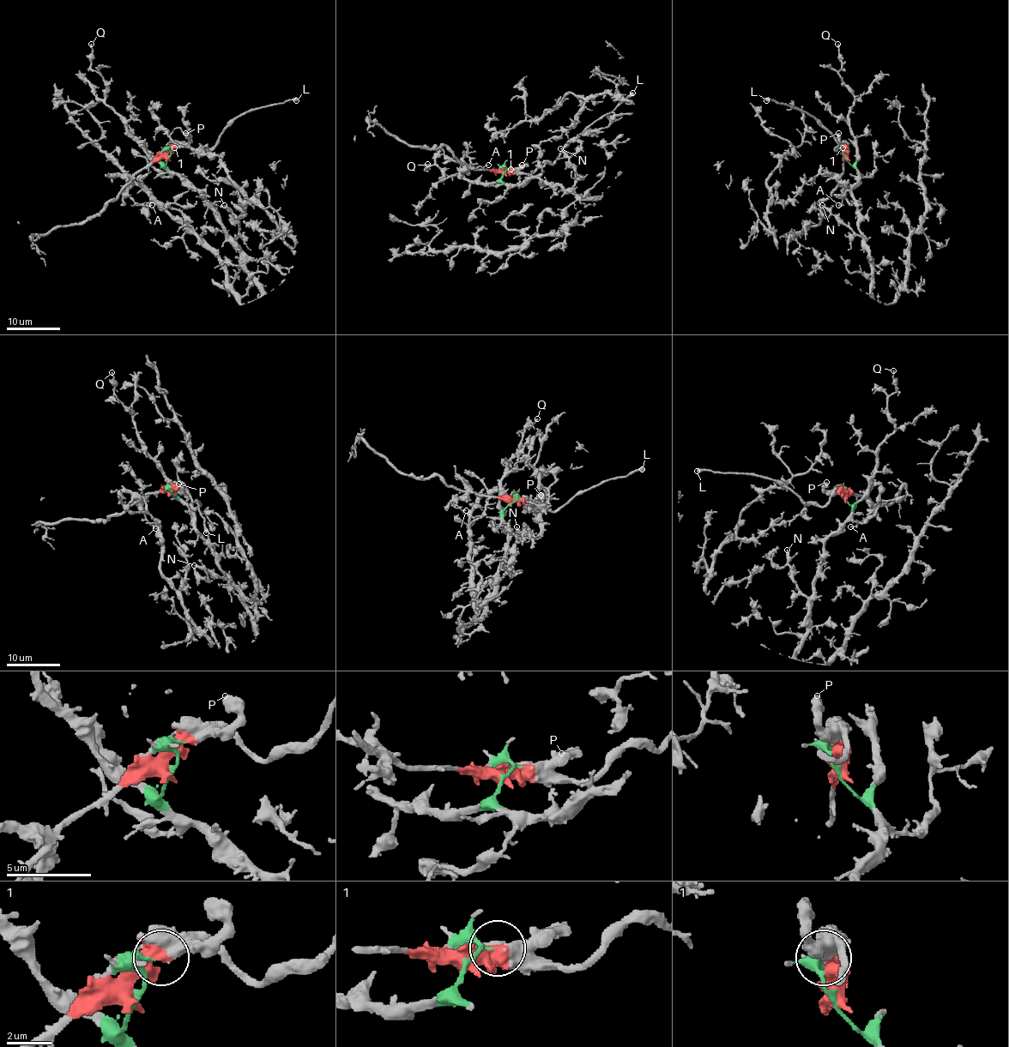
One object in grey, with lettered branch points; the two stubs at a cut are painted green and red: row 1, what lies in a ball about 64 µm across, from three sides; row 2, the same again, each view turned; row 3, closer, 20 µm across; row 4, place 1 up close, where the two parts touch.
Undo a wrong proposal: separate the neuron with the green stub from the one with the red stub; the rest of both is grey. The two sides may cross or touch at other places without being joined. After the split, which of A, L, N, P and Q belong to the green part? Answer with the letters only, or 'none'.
N, Q

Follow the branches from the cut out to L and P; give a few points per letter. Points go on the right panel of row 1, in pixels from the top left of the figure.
L: (845, 159), (847, 147), (845, 153), (840, 153), (833, 137), (811, 116), (784, 104), (767, 101)
P: (845, 159), (839, 133)

